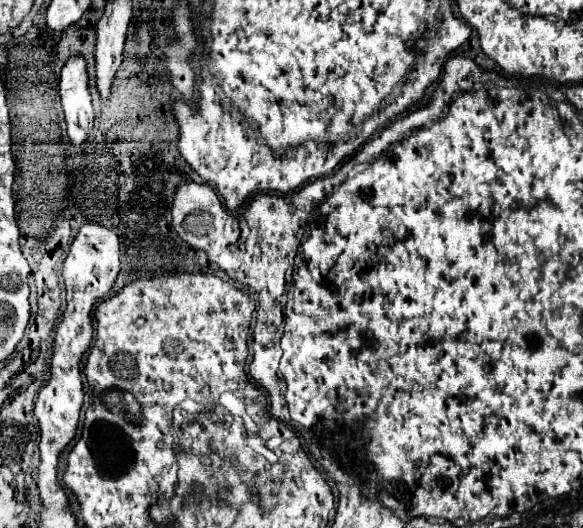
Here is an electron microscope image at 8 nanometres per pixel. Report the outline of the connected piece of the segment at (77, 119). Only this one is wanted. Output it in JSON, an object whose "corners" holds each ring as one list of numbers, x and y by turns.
{"corners":[[82,54,70,56,64,64,60,76,60,98,68,124,68,138,72,144,82,144,94,122,86,58]]}

